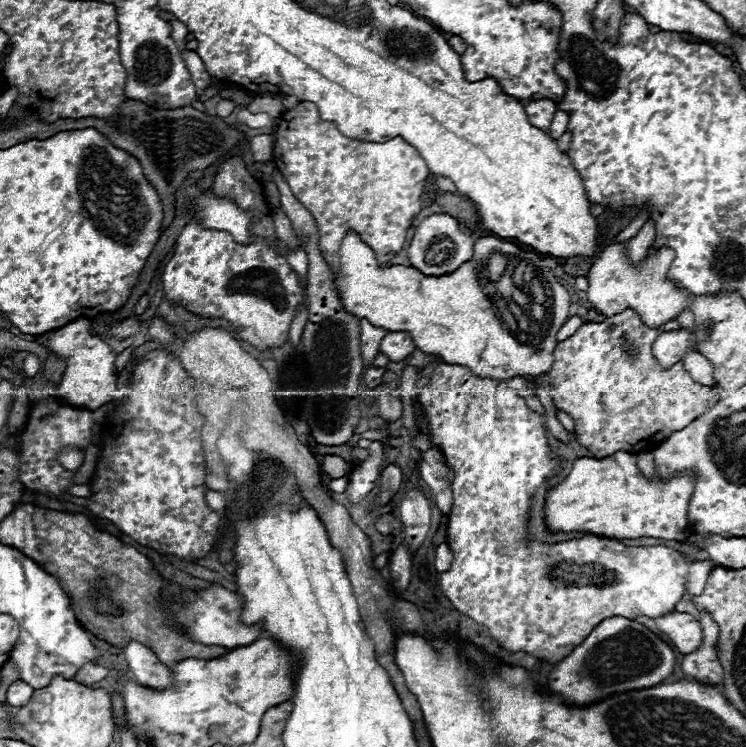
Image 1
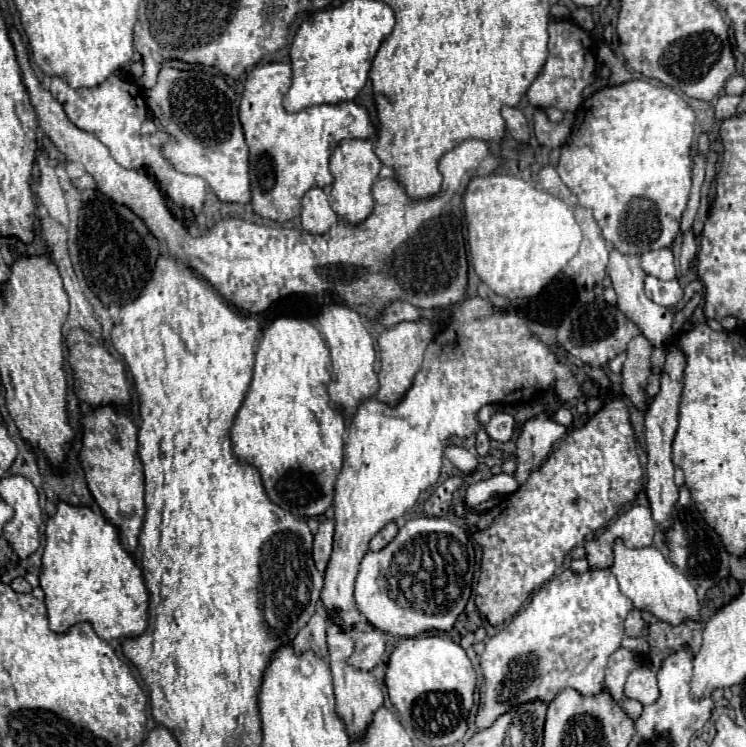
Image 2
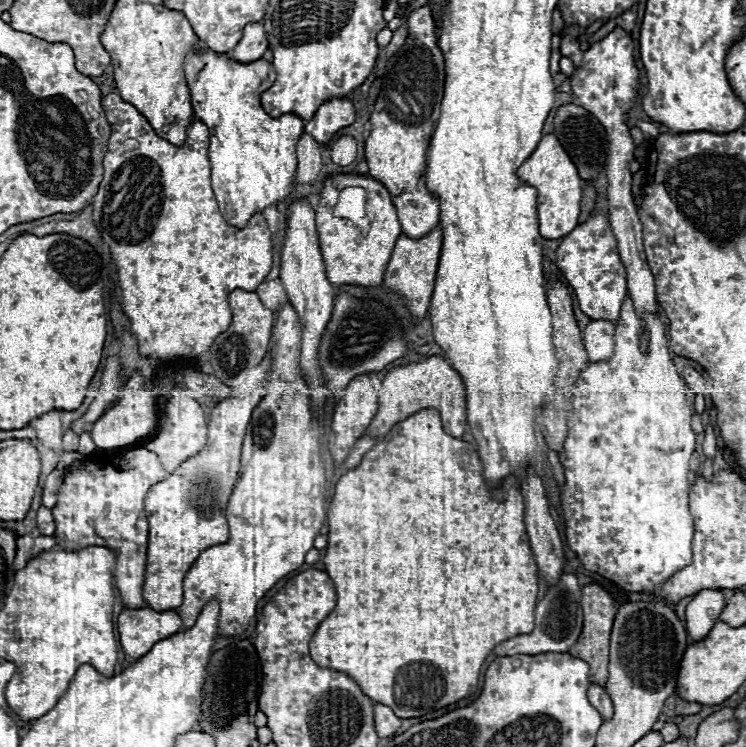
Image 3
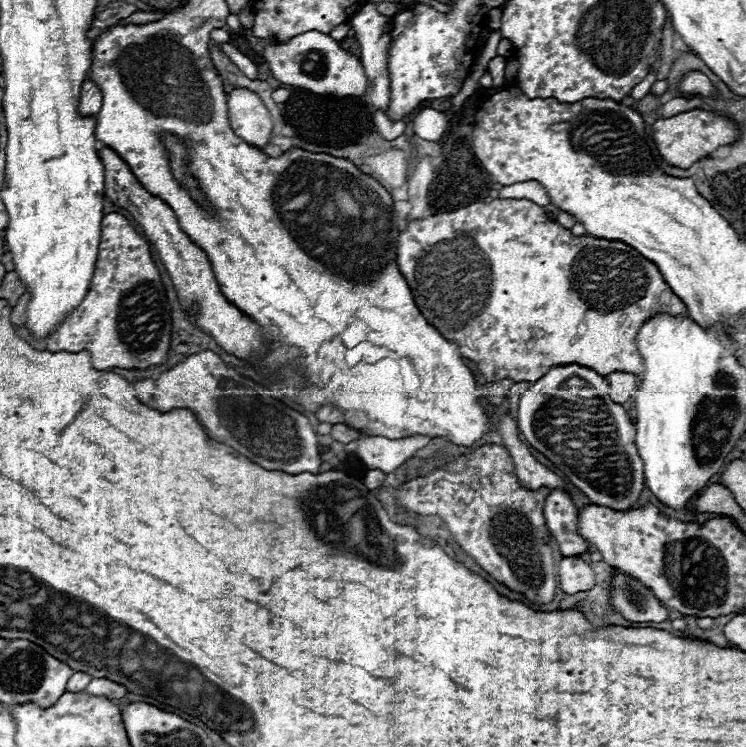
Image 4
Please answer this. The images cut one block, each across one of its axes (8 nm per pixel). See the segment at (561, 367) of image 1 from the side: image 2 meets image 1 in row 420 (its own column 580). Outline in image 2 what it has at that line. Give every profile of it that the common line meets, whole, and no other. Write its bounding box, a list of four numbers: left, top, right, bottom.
[474,570,632,728]

